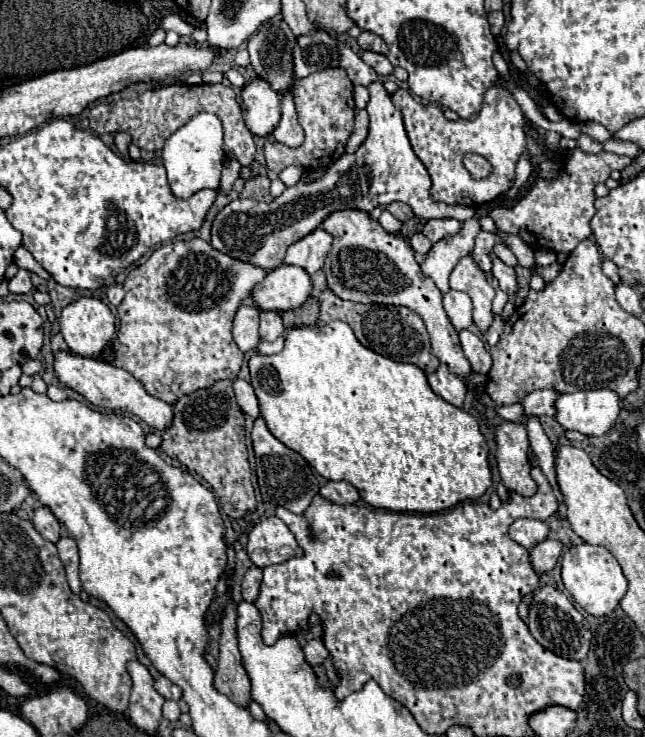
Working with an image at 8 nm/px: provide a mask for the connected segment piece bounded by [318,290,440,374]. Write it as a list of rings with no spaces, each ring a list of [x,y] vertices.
[[[324,290],[320,294],[320,326],[324,326],[330,320],[342,320],[348,322],[356,334],[356,338],[370,350],[388,356],[398,362],[410,362],[420,366],[426,374],[432,374],[438,368],[436,356],[430,354],[430,338],[426,332],[426,326],[418,314],[408,310],[406,306],[384,306],[384,304],[356,304],[336,298],[332,290]]]

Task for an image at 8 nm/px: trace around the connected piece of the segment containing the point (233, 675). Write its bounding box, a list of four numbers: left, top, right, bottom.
[214,598,252,708]

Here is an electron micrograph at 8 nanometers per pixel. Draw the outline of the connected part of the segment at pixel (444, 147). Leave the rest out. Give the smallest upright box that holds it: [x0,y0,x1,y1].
[392,86,526,208]

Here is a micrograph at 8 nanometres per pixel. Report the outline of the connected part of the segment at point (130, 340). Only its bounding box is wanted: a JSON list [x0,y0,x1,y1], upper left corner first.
[114,238,268,404]

